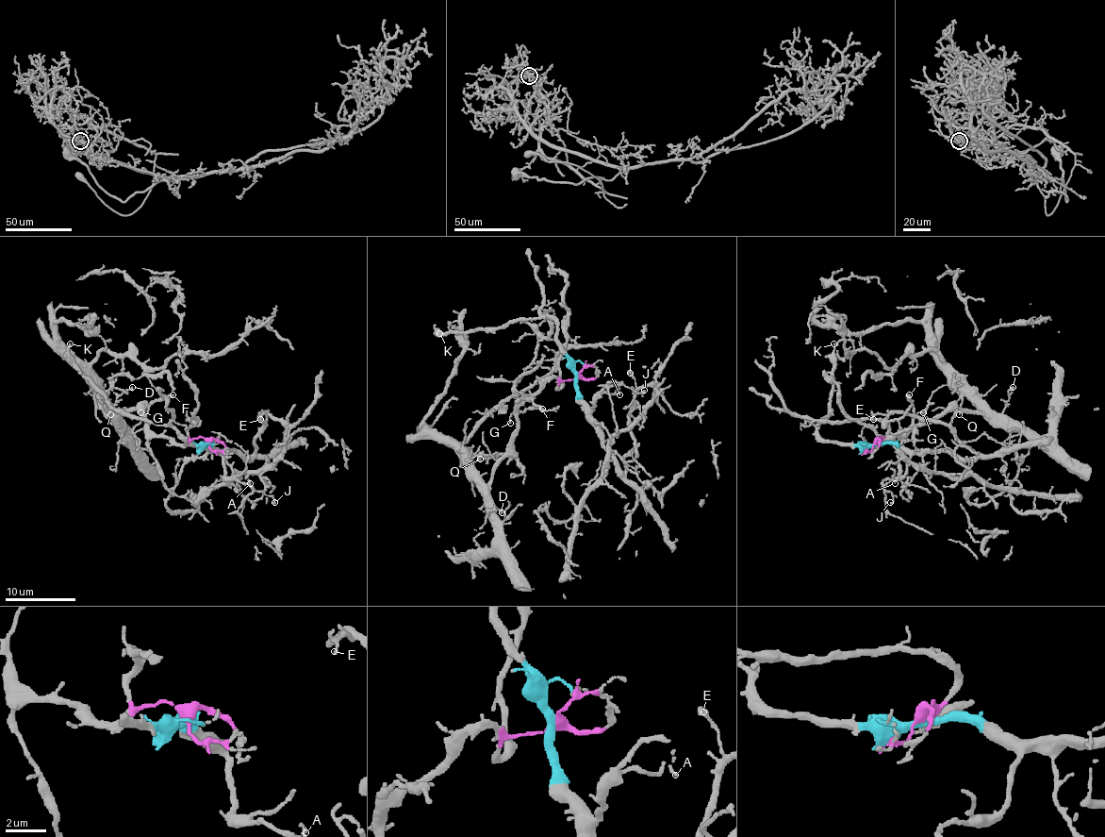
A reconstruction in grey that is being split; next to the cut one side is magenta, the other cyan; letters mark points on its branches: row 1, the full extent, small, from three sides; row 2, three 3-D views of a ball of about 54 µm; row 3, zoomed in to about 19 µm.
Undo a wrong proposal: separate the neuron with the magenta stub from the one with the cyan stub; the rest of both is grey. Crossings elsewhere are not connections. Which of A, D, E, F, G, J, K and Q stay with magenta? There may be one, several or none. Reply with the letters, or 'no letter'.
D, F, G, Q

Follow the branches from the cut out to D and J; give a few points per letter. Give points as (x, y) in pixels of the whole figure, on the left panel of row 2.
D: (206, 443), (198, 437), (178, 444), (156, 436), (136, 409), (115, 410), (115, 400), (132, 386)
J: (206, 444), (208, 443), (221, 455), (226, 477), (270, 495), (275, 503)

